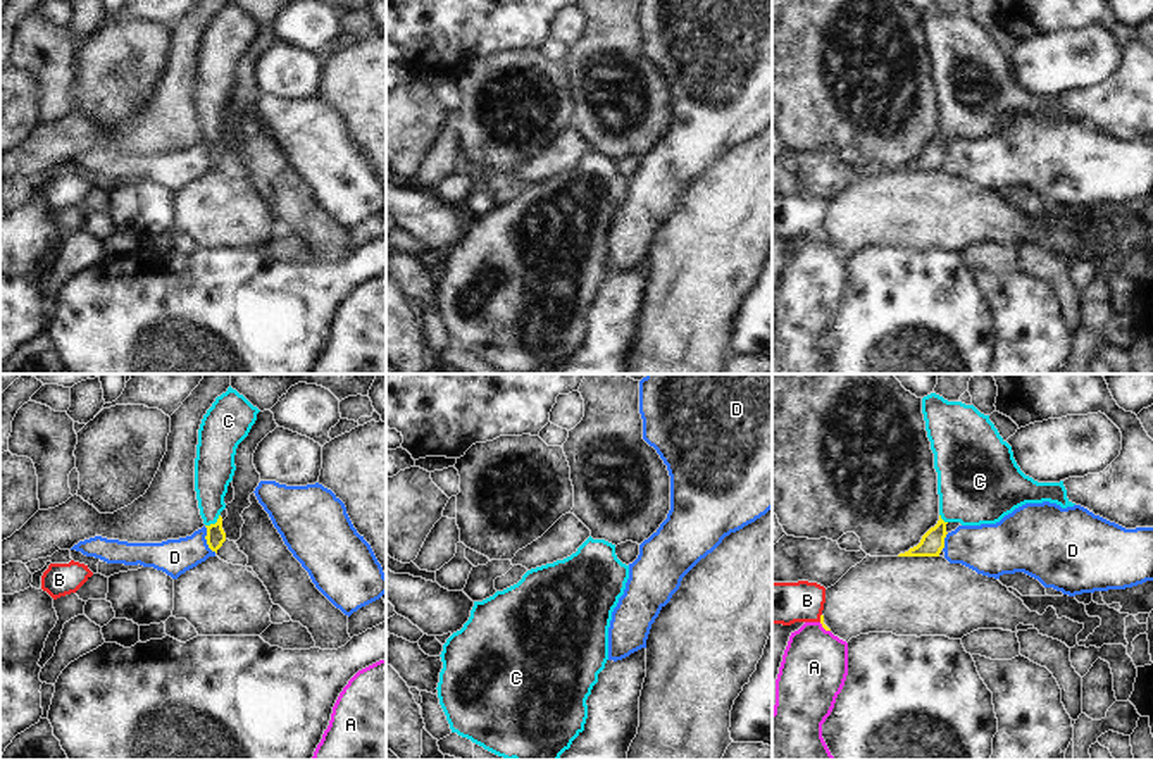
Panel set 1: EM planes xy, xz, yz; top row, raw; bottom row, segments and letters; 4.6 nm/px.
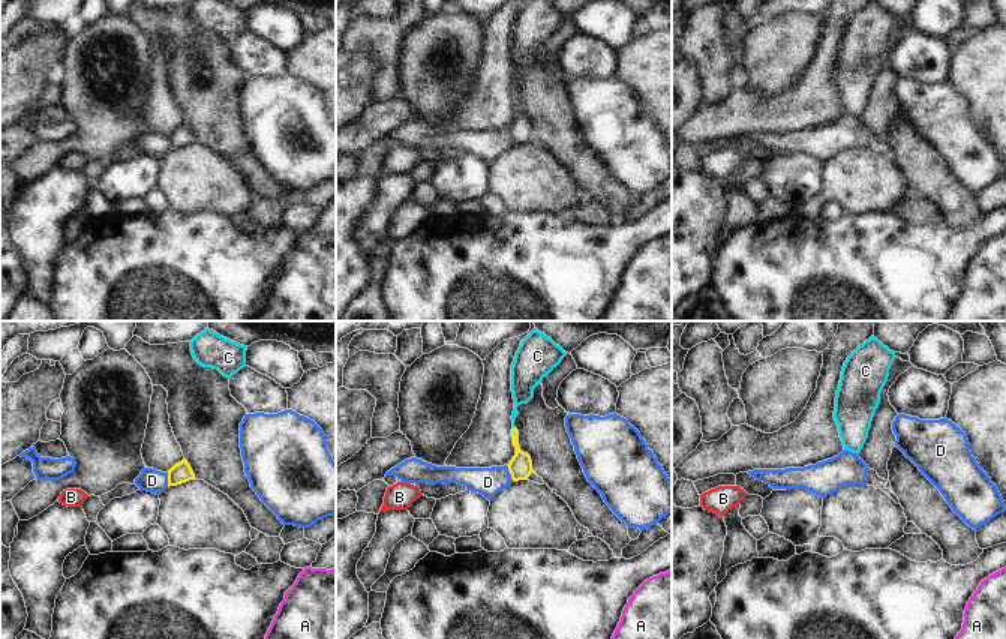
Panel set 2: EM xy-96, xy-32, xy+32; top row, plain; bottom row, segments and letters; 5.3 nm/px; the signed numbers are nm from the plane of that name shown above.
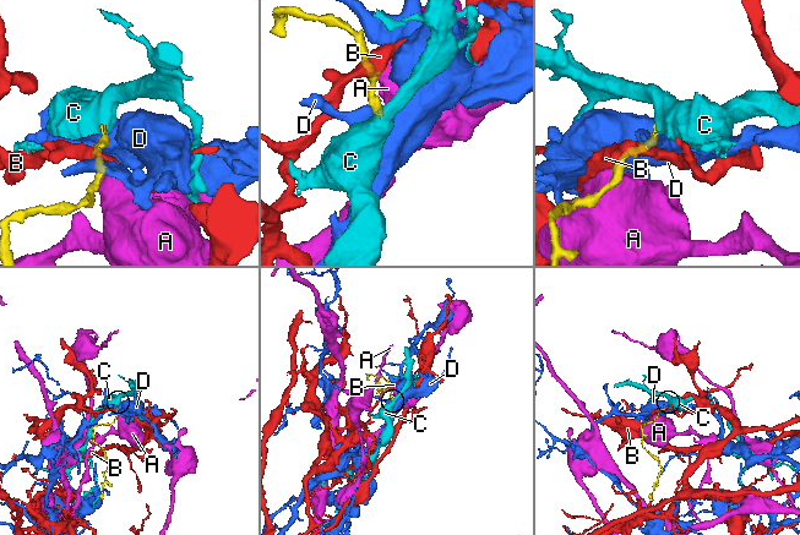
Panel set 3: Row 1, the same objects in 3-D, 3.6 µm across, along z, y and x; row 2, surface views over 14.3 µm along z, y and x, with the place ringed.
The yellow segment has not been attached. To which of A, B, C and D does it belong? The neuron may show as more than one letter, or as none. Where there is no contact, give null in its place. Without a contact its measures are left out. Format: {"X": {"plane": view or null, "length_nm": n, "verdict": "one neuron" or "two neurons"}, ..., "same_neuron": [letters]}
{"A": {"plane": "yz", "length_nm": 70, "verdict": "two neurons"}, "B": {"plane": "yz", "length_nm": 40, "verdict": "two neurons"}, "C": {"plane": "xy", "length_nm": 90, "verdict": "one neuron"}, "D": {"plane": "xy", "length_nm": 140, "verdict": "two neurons"}, "same_neuron": ["C"]}

